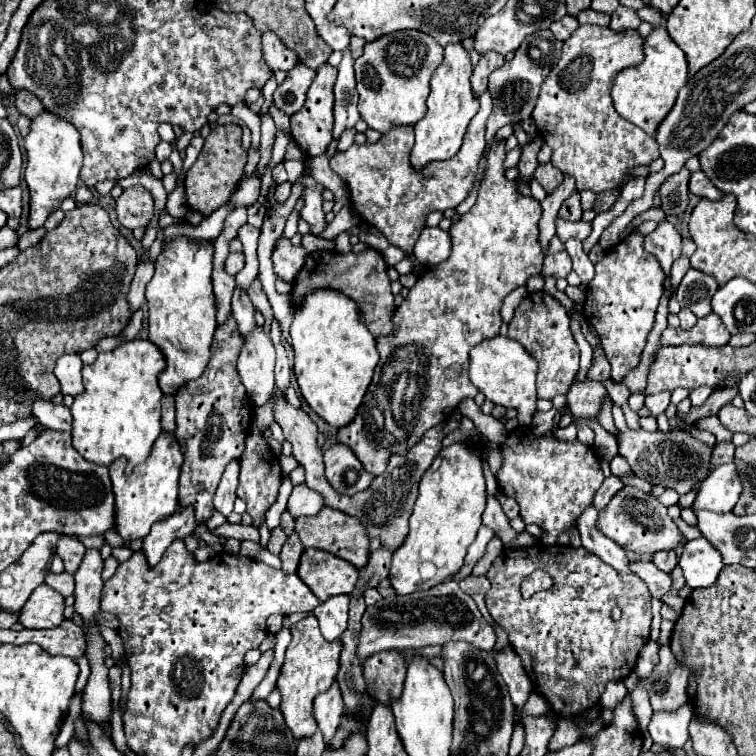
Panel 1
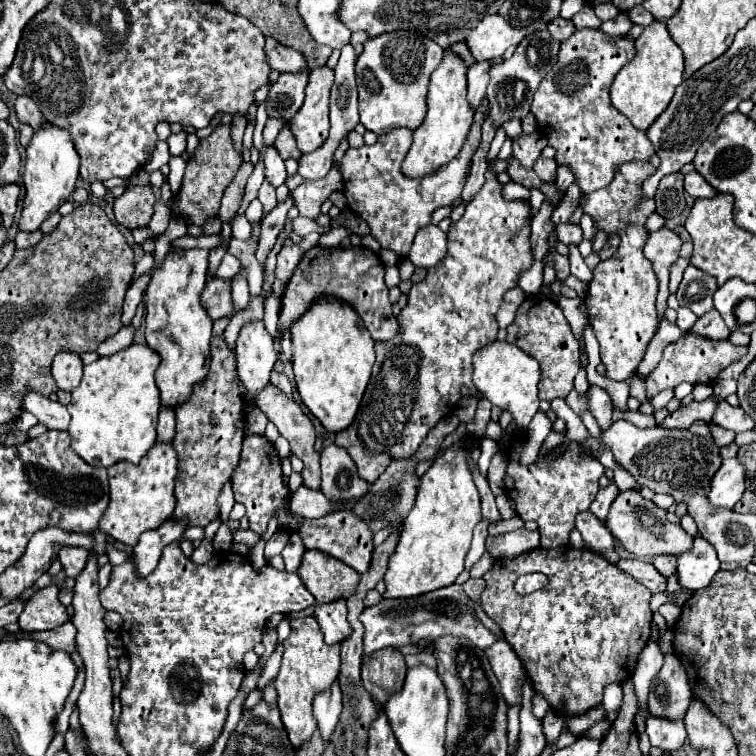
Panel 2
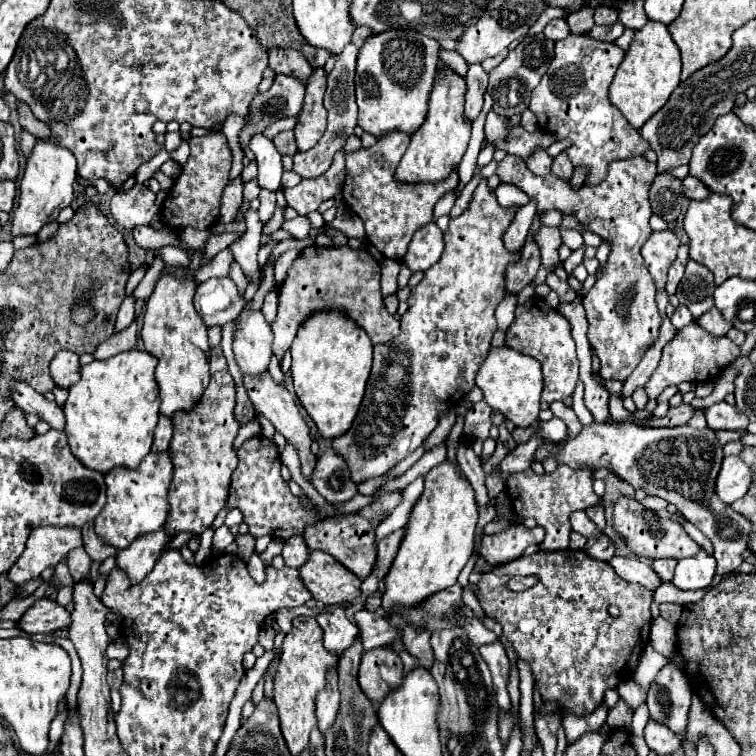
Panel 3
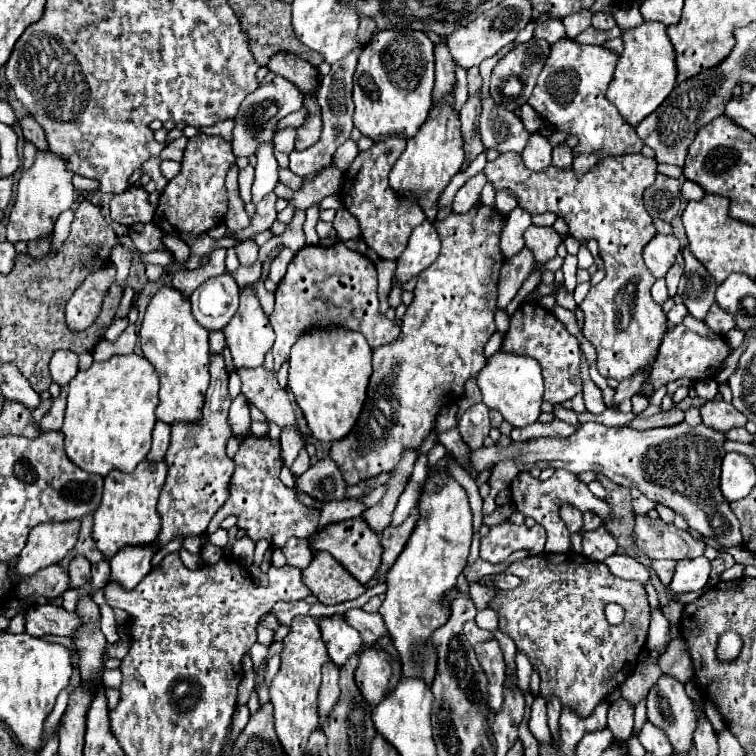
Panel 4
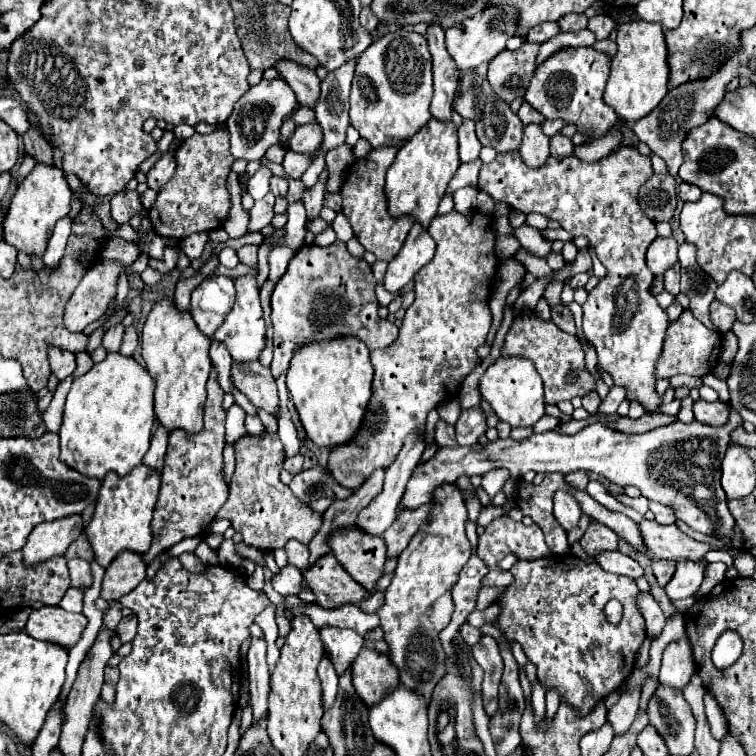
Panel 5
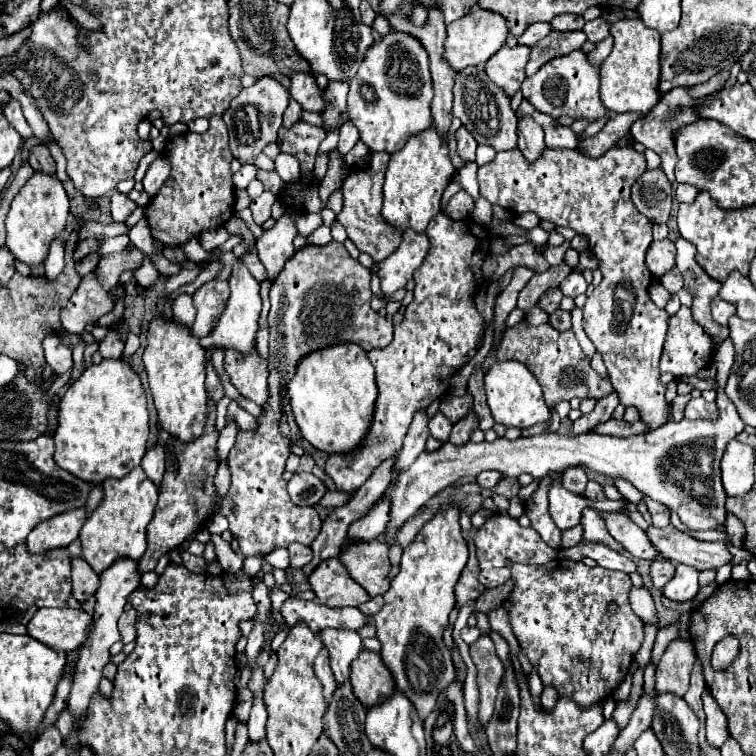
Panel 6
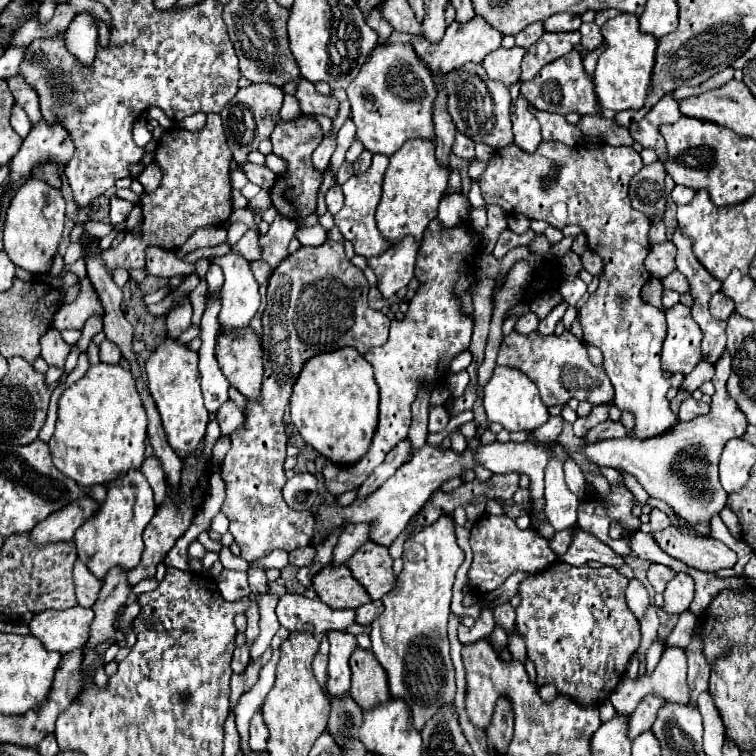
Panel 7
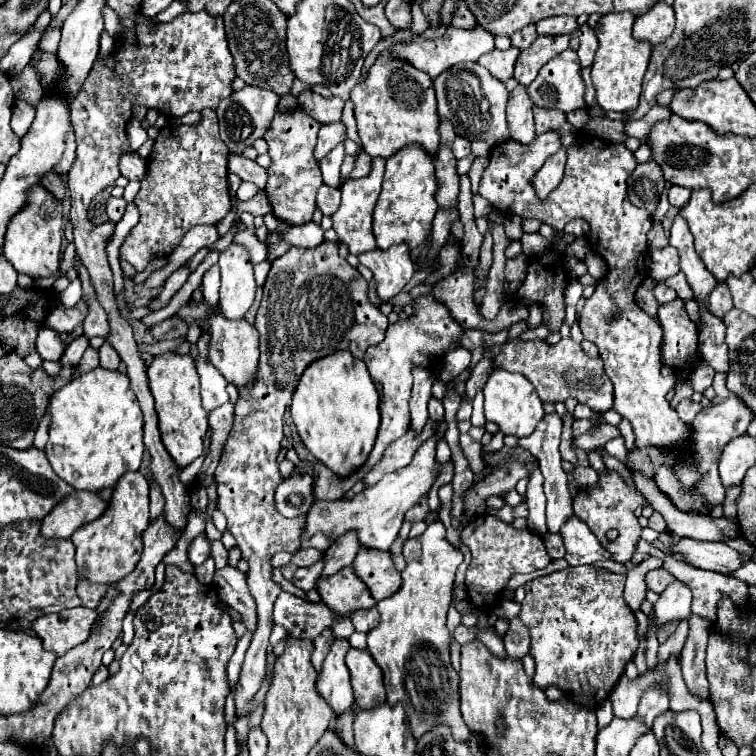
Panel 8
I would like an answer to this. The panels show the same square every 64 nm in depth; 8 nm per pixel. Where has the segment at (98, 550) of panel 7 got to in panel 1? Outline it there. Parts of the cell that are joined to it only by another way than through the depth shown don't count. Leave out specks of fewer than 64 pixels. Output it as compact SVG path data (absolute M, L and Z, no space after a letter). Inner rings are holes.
M162 432L148 456L146 462L142 462L132 468L130 474L126 473L128 460L120 458L114 460L110 464L110 478L112 478L112 486L114 486L114 496L116 496L116 532L124 538L124 540L136 540L136 538L144 538L150 532L150 526L158 520L164 520L166 516L174 514L178 510L178 474L180 468L184 464L184 454L182 448L174 436L174 432Z

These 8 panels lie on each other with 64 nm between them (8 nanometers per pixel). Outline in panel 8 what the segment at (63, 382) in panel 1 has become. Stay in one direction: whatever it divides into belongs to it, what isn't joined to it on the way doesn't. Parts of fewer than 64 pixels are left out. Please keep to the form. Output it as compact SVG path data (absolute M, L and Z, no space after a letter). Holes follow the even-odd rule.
M46 326L38 332L36 348L38 348L38 354L42 356L42 360L52 360L52 362L60 362L64 350L66 350L64 342L60 340L60 334Z

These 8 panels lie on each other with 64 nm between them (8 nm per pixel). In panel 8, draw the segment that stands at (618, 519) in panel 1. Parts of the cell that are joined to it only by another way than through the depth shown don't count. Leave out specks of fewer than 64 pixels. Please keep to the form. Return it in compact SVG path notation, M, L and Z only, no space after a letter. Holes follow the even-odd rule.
M668 530L660 532L658 542L662 544L662 550L682 556L688 564L702 570L730 574L742 566L740 554L730 546L726 546L724 542L702 542L694 538L676 540L674 534Z

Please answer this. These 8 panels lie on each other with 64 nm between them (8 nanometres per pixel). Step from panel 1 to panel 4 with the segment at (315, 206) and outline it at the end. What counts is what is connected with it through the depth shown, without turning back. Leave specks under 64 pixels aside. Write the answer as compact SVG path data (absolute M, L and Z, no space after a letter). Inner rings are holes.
M332 164L324 168L320 174L316 174L316 178L304 182L300 190L290 190L288 186L278 184L274 192L276 196L288 200L288 204L292 204L296 210L308 210L320 204L326 196L338 194L342 190L342 176L344 172Z

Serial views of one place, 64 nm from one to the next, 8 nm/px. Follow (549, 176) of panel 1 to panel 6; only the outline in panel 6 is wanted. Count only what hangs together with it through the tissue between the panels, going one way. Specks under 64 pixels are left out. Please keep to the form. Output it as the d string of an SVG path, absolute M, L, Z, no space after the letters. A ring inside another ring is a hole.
M524 118L518 124L518 150L528 162L536 162L546 150L544 130L532 118Z

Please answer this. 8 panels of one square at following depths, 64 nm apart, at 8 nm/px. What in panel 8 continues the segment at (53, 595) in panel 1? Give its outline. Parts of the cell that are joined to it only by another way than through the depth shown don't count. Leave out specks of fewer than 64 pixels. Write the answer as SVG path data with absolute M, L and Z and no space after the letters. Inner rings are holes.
M78 606L36 618L32 630L42 640L46 650L52 650L62 656L70 648L88 640L96 616L96 610Z

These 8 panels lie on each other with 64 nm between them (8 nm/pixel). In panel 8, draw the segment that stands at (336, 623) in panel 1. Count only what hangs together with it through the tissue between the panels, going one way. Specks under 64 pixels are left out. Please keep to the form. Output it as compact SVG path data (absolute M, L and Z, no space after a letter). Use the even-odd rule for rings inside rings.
M336 638L332 642L330 654L324 660L322 674L316 680L316 688L318 688L320 696L332 706L332 710L336 714L348 710L354 704L350 674L348 674L346 662L344 662L348 650L350 650L350 642L346 638Z

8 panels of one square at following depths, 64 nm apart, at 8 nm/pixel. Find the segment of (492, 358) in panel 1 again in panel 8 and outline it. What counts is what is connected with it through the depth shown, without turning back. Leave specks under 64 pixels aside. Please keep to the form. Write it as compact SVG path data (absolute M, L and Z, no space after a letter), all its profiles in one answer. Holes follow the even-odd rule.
M498 368L490 374L484 386L484 414L486 414L486 420L496 422L504 434L514 434L522 438L536 430L536 424L544 418L546 412L544 412L542 400L538 398L536 390L526 380L526 376Z

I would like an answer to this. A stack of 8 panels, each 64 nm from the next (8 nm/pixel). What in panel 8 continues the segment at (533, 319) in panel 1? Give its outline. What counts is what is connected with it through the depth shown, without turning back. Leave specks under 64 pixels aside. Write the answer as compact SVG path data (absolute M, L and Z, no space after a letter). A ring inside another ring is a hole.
M562 338L558 344L550 346L546 340L508 340L502 344L500 354L494 362L508 370L524 374L536 388L542 402L566 402L568 398L576 398L578 402L590 406L594 412L606 412L612 408L614 392L612 382L604 372L604 364L600 358L590 358L580 344L572 338Z

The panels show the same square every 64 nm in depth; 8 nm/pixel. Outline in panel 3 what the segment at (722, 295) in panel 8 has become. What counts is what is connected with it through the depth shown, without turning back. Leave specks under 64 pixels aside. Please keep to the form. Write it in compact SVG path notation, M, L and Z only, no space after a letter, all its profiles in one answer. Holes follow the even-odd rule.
M718 308L708 310L702 318L696 320L696 324L698 324L700 328L704 328L704 330L706 330L708 334L712 334L712 336L726 336L728 330L730 330L730 324L728 324L726 320L722 320L722 314L720 314Z

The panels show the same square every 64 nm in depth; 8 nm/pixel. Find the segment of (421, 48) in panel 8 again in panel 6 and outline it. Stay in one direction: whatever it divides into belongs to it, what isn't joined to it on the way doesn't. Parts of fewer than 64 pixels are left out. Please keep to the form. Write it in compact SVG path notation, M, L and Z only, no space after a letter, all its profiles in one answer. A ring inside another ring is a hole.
M478 8L476 12L470 12L468 16L448 24L446 32L448 38L444 44L444 58L452 64L452 68L462 70L468 66L482 66L490 56L494 56L502 46L506 46L508 20L502 14Z

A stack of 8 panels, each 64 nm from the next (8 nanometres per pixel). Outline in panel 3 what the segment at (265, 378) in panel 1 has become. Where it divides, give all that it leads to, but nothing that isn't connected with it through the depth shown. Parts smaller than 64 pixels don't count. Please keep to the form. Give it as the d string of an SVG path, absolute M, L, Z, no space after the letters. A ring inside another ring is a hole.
M242 310L234 332L234 356L244 376L262 376L272 358L272 330L262 312Z

